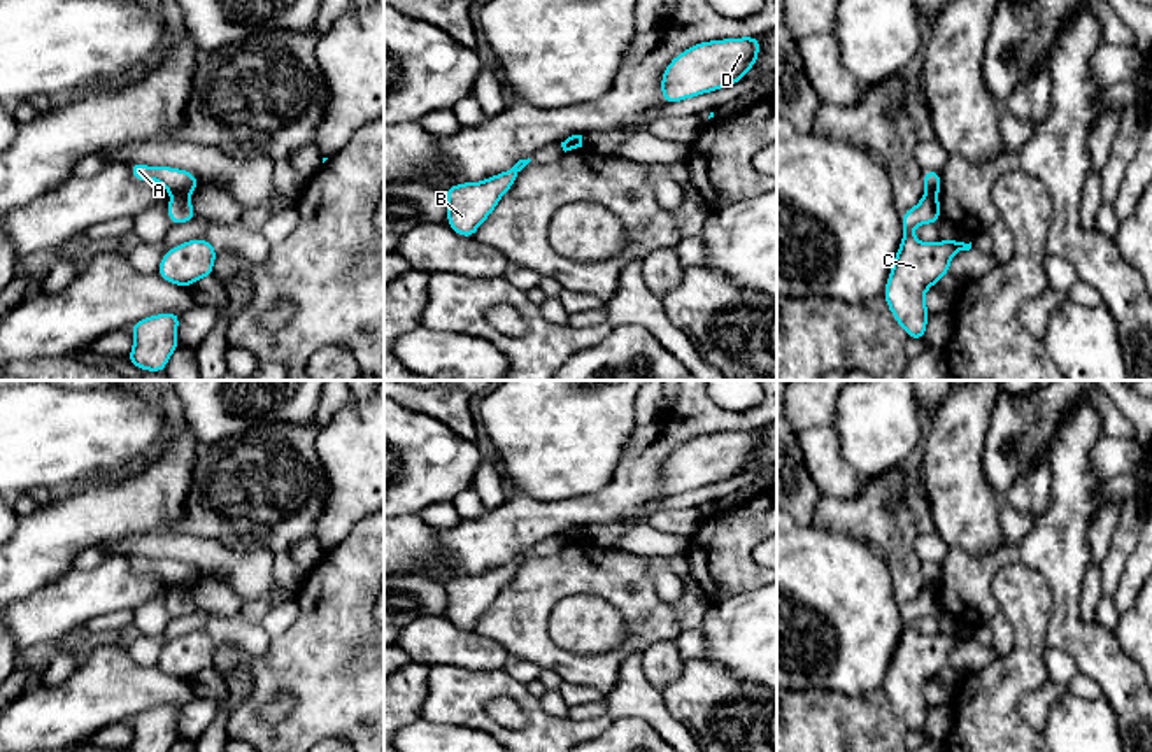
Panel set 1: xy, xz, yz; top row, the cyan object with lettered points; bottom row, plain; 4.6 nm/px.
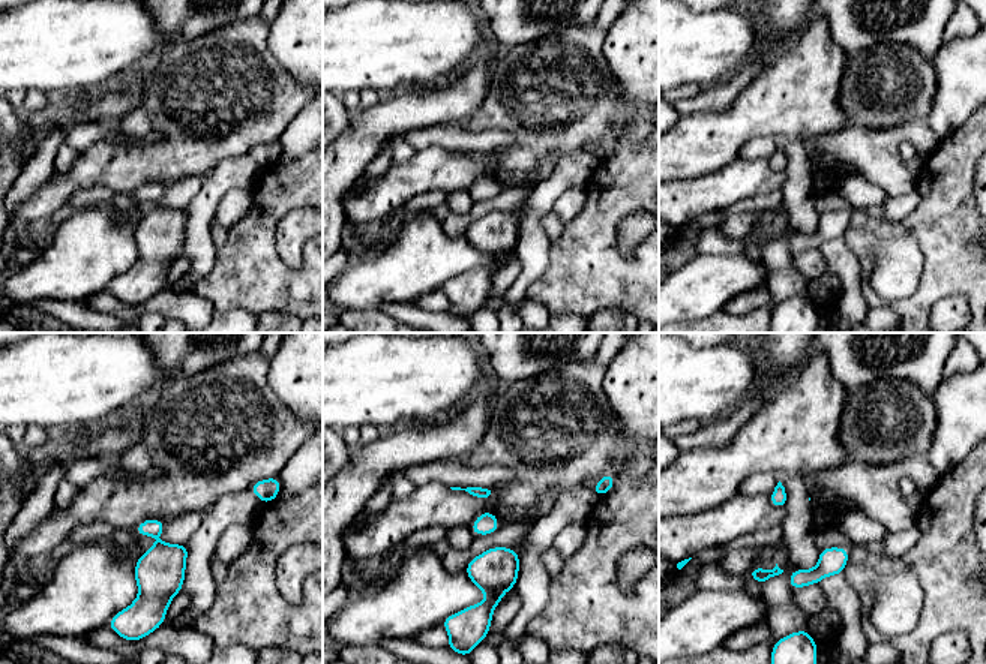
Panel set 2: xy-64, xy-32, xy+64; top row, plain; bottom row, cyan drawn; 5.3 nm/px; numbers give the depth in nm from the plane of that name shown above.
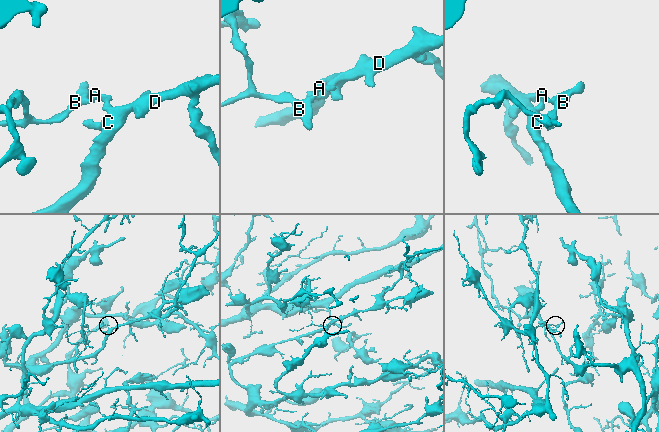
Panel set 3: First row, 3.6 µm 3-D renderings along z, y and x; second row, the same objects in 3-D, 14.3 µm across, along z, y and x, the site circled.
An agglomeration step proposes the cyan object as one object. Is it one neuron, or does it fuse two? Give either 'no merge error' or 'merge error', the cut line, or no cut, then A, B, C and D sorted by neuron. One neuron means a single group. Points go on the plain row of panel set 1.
merge error; cut in xy along (188, 586), (176, 586), (172, 589); A B / C D

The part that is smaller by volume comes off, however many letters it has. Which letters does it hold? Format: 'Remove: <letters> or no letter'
Remove: A, B

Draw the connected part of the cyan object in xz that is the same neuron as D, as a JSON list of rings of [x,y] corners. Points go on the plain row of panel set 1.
[[[761,429],[698,435],[677,447],[661,468],[661,491],[677,496],[740,475],[759,450]]]

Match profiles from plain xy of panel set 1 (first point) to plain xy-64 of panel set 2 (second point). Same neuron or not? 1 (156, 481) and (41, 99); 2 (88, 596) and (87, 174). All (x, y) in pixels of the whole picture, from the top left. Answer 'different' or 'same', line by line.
1: different
2: same

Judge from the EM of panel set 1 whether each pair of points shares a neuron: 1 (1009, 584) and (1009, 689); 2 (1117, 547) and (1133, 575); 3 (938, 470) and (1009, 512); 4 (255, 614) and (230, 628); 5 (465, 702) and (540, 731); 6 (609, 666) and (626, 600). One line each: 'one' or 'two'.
1: one
2: two
3: two
4: two
5: one
6: one

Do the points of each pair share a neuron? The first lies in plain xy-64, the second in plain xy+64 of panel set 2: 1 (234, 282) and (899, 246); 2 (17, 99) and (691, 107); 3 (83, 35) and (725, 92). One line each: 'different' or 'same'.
1: different
2: same
3: different

